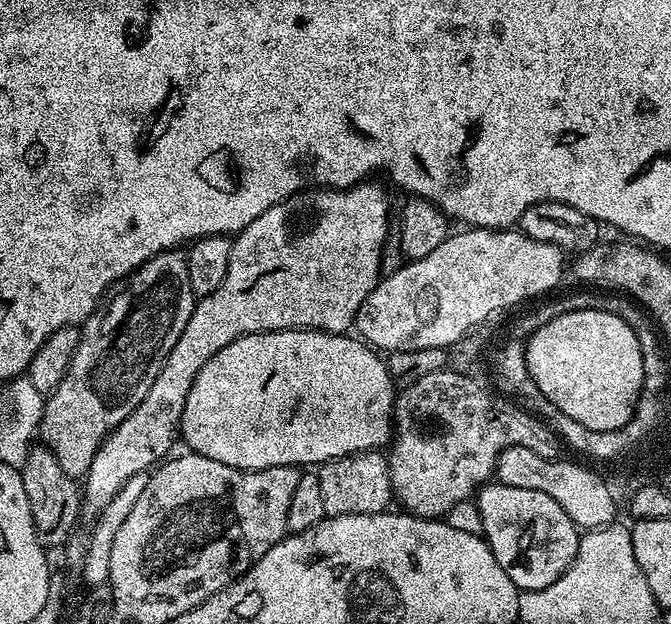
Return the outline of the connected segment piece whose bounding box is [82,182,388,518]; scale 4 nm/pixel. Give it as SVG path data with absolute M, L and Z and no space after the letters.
M358 182L353 188L305 187L292 196L285 196L282 202L270 206L270 210L260 212L258 218L254 218L250 222L250 226L241 228L235 233L230 250L230 266L226 266L226 278L222 278L222 286L218 286L218 290L214 290L214 294L197 299L196 308L190 314L190 322L186 322L186 330L182 330L182 338L178 338L178 342L174 342L174 350L170 350L162 370L158 370L158 378L154 378L154 386L150 386L150 394L146 394L146 398L142 398L142 402L138 402L136 409L104 440L98 454L94 454L94 462L90 462L88 472L82 477L82 512L85 517L99 517L100 511L114 498L114 494L118 494L118 490L122 490L122 486L126 486L126 482L130 478L147 473L173 451L173 449L171 450L172 443L178 440L180 419L186 410L186 398L190 394L190 386L194 386L194 378L198 378L198 370L202 370L202 366L206 366L206 362L210 362L210 358L214 358L214 354L218 354L218 350L222 350L222 346L230 346L230 342L234 342L246 334L283 332L285 328L307 328L313 332L344 334L355 325L356 315L362 302L366 302L370 290L374 290L374 286L382 278L380 263L384 260L384 243L388 240L388 196L378 185L372 183Z

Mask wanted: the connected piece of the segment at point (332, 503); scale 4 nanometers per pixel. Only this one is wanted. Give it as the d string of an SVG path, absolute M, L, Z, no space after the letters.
M383 451L356 452L353 456L339 456L319 465L318 475L322 482L322 506L325 517L357 516L389 511L393 503L392 483L388 458Z

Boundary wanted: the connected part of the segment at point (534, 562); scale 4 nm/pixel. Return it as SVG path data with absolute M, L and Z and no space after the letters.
M489 482L480 489L475 501L482 516L483 539L487 540L488 549L494 554L498 566L506 570L510 582L514 582L514 586L520 592L542 590L558 582L560 575L574 562L581 533L576 523L550 495L539 490L522 490L499 482Z

